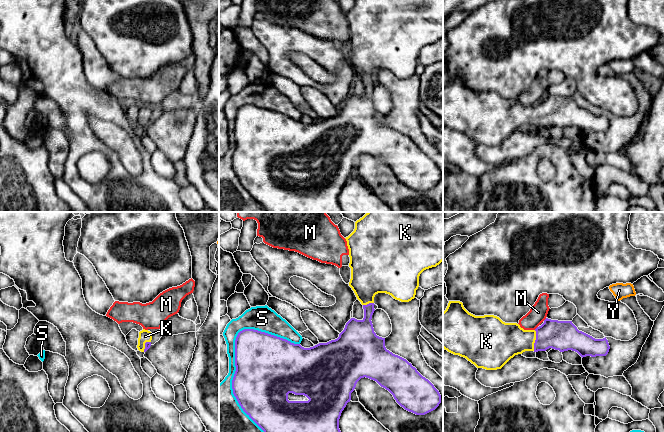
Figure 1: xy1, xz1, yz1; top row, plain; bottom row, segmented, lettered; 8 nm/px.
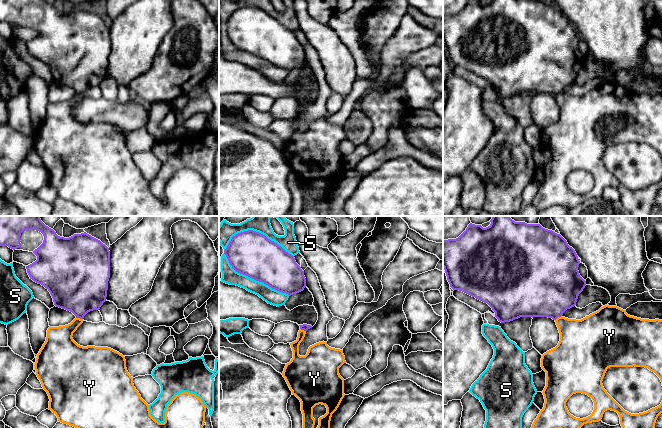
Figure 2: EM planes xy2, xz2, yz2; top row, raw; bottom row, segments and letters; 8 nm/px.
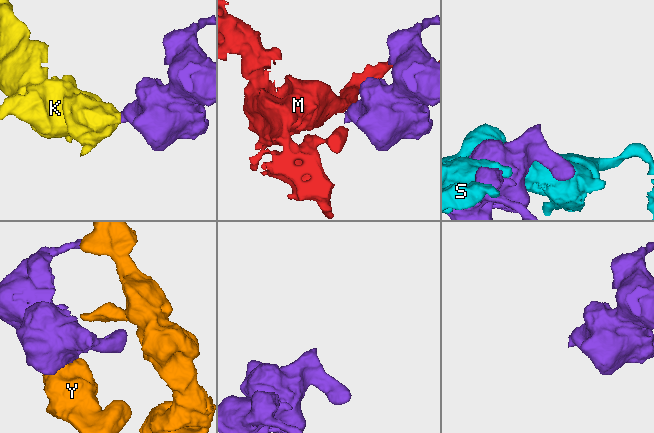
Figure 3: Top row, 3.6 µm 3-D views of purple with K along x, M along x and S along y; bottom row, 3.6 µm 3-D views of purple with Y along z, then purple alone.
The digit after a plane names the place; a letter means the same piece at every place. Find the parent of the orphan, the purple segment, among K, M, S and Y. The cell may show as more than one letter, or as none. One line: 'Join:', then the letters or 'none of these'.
Join: K

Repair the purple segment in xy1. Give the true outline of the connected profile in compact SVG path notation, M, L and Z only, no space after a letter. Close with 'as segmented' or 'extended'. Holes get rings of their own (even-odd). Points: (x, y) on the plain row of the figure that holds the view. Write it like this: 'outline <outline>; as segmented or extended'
outline M143 105L139 108L137 124L141 128L146 128L151 122L152 109Z; extended

